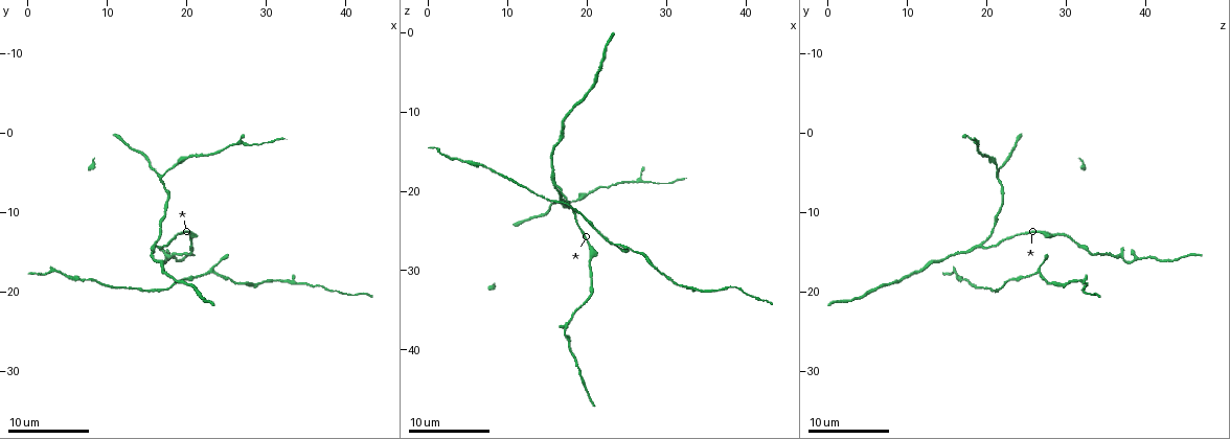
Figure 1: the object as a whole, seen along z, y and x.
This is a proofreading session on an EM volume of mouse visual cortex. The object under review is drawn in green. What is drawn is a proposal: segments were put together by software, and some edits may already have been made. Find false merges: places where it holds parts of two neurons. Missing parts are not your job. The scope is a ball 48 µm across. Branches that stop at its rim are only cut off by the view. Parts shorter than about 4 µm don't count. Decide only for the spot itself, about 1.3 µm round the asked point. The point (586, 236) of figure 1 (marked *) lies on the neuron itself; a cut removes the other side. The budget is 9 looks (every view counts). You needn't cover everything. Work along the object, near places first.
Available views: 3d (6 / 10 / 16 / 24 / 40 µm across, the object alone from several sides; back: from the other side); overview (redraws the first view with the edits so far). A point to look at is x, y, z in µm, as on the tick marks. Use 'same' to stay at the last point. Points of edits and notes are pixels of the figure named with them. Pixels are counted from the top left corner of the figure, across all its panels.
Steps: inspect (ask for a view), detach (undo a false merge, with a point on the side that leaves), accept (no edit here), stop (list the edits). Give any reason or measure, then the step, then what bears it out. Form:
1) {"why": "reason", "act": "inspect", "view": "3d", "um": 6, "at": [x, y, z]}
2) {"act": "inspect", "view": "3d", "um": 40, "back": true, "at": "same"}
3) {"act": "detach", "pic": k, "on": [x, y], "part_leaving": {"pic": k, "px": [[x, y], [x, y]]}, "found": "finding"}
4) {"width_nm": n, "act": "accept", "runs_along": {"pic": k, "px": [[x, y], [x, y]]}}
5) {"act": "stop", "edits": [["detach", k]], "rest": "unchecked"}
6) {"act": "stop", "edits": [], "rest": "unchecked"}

{"why": "branch point", "act": "inspect", "view": "3d", "um": 6, "at": [16.4, 5.2, 21.2]}

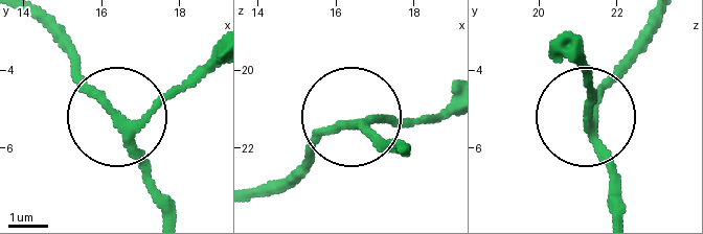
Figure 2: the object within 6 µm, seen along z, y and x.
{"arms": 3, "act": "accept", "runs_along": {"pic": 2, "px": [[612, 208], [592, 72]]}, "found": "continuous, no second neuron"}

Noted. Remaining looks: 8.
{"act": "inspect", "view": "3d", "um": 6, "at": [16.2, 14.0, 19.2]}

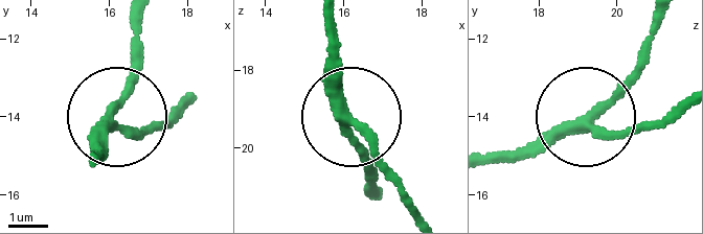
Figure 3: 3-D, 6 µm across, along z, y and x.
{"act": "inspect", "view": "3d", "um": 6, "back": true, "at": [16.05, 13.85, 19.45]}

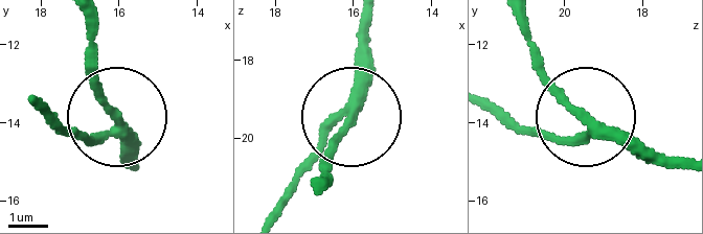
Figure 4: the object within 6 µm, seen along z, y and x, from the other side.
{"arms": 3, "act": "accept", "runs_along": {"pic": 4, "px": [[30, 97], [84, 137], [117, 123], [123, 167]]}, "found": "all the same neuron"}

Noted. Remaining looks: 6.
{"why": "three-way junction", "act": "inspect", "view": "3d", "um": 10, "at": [17.4, 16.0, 37.2]}

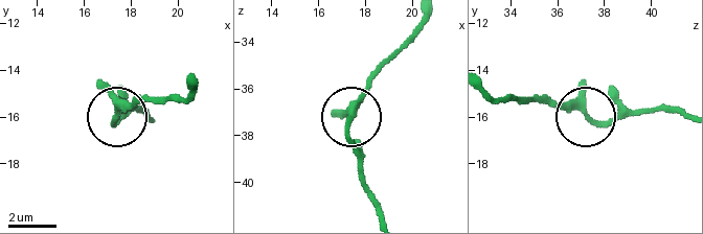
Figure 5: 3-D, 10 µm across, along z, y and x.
{"arms": 3, "act": "accept", "runs_along": {"pic": 5, "px": [[491, 93], [568, 104], [605, 122], [634, 111], [656, 111]]}, "found": "continuous, no second neuron"}

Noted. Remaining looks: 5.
{"act": "inspect", "view": "3d", "um": 6, "at": [21.2, 13.0, 27.8]}

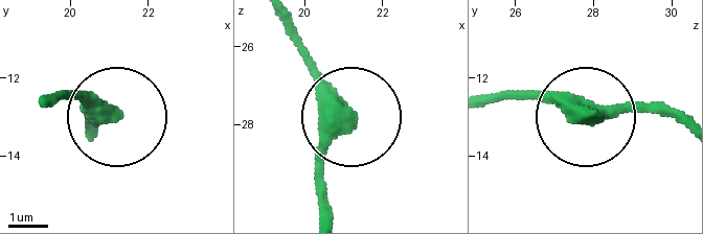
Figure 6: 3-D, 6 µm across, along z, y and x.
{"side_arm_um": 24, "act": "accept", "found": "continuous, no second neuron"}

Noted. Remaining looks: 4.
{"act": "stop", "edits": [], "rest": "unchecked"}

